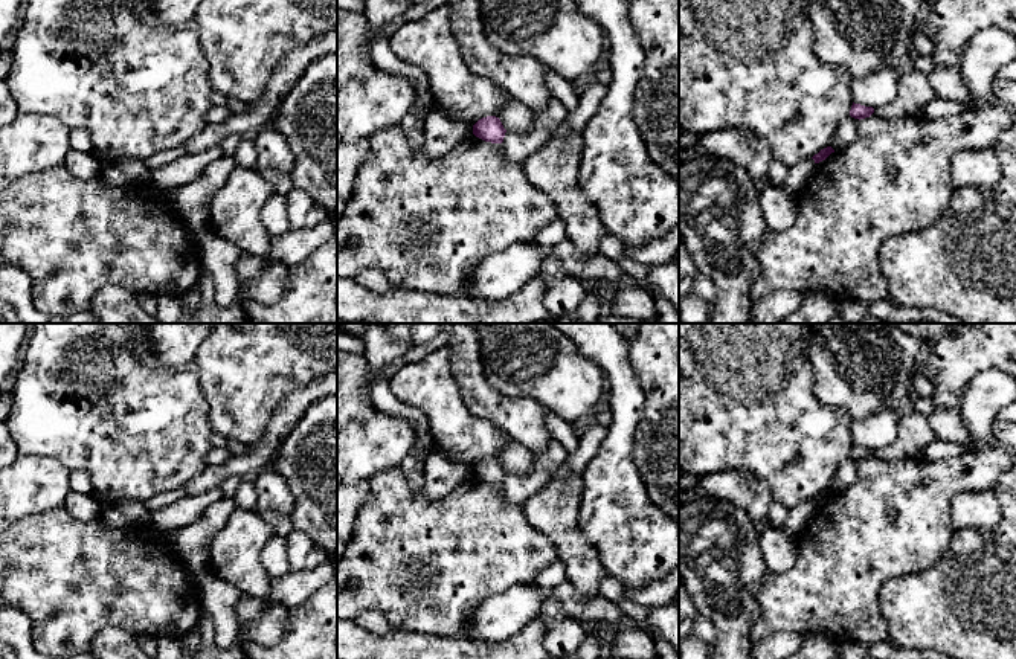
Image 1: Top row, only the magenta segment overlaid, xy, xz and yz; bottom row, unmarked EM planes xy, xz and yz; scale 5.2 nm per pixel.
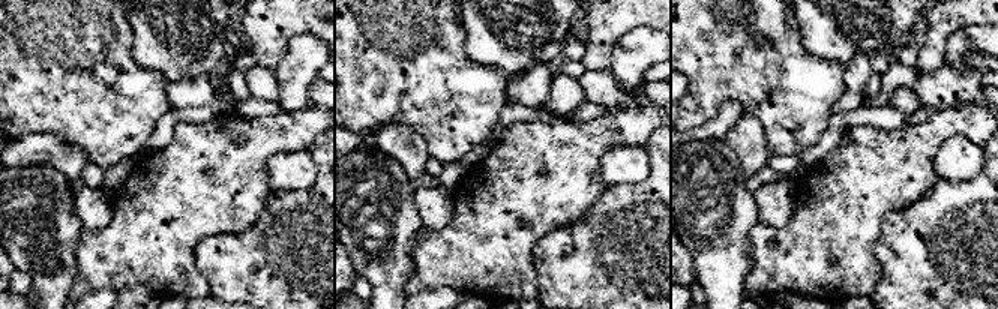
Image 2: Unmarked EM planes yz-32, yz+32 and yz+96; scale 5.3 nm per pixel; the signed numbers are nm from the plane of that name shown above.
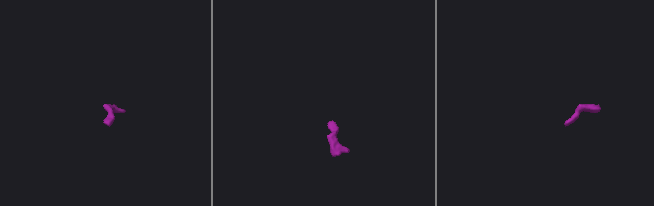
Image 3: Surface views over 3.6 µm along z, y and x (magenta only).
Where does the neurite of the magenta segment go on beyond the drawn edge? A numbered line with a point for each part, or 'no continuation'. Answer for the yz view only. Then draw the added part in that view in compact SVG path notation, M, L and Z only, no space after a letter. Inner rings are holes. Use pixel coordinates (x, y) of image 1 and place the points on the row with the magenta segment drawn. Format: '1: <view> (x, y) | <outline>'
1: yz (798, 174) | M805 159L790 166L783 186L787 188L795 195L799 194L804 185L812 177L815 166L816 163L813 159Z

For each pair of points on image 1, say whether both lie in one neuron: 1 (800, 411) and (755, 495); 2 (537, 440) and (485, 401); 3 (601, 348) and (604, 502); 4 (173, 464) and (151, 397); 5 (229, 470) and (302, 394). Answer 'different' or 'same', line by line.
1: different
2: same
3: same
4: same
5: same

